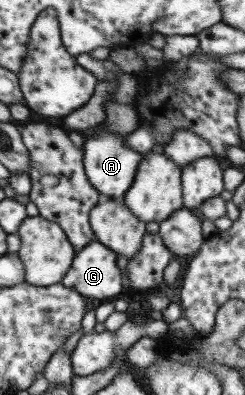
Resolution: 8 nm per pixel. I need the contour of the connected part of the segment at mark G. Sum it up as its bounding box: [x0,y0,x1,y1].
[60,242,121,301]

